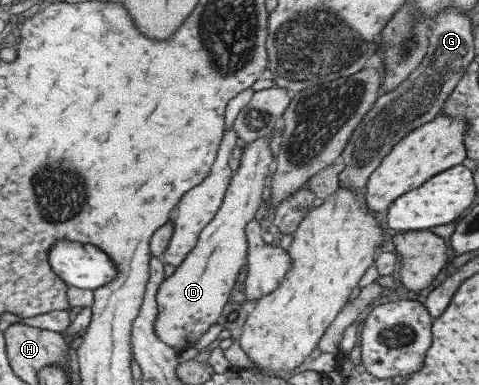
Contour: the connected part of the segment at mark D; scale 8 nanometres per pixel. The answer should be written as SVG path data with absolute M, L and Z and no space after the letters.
M271 133L246 144L239 160L239 169L231 178L215 217L201 230L198 242L181 265L159 286L155 333L175 351L192 347L211 325L217 323L229 302L237 276L248 257L246 230L264 201L266 179L275 168L274 144Z

